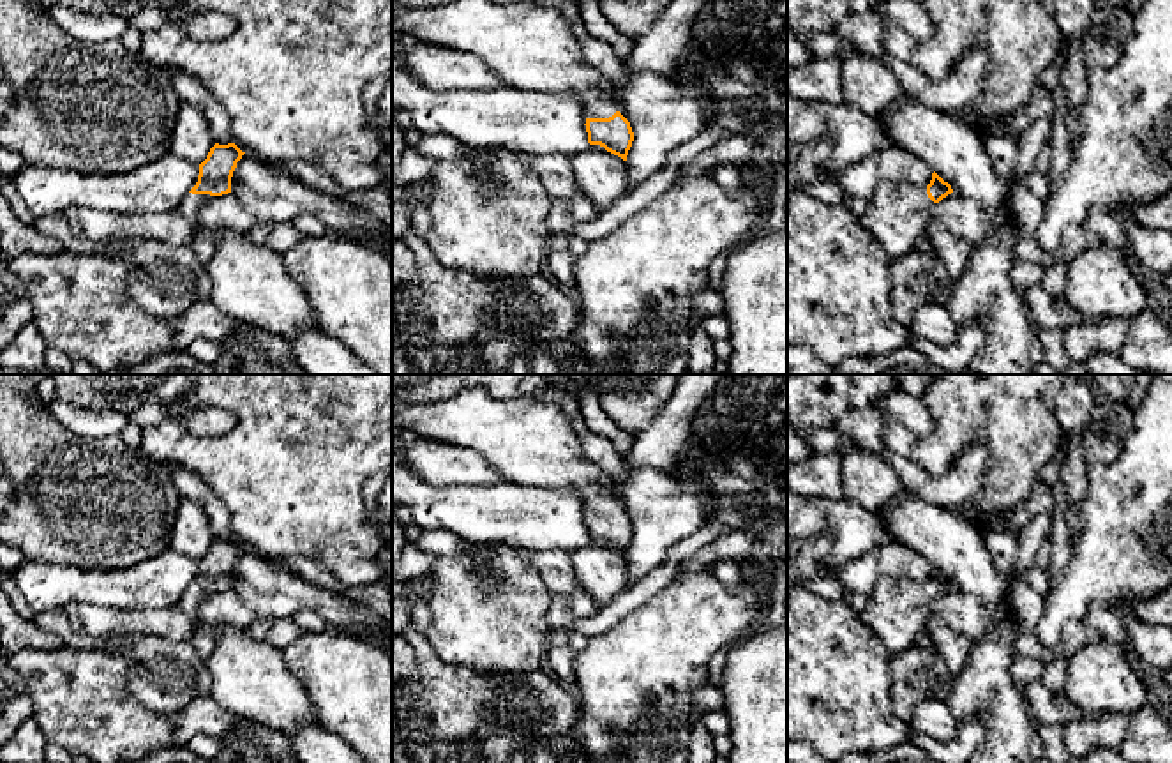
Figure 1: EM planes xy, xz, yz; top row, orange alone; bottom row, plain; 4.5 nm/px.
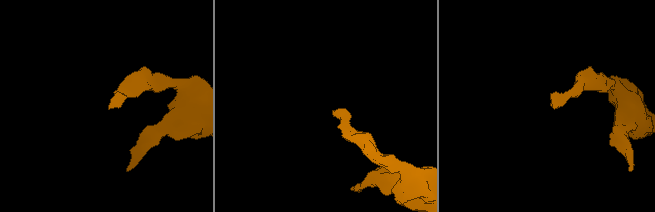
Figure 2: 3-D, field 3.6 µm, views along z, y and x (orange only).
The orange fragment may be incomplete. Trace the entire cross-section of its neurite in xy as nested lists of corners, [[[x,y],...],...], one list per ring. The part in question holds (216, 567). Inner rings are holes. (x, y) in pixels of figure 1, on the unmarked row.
[[[215,539],[207,555],[199,560],[199,570],[196,581],[182,593],[177,602],[177,609],[187,613],[201,625],[199,604],[212,593],[231,588],[231,572],[237,558],[242,555],[242,548],[235,539]]]

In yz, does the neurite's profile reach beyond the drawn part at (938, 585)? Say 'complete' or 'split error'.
split error

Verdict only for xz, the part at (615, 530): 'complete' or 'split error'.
split error

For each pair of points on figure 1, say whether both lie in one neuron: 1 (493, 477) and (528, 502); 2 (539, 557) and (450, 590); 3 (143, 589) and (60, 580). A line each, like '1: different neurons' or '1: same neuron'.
1: different neurons
2: different neurons
3: same neuron

